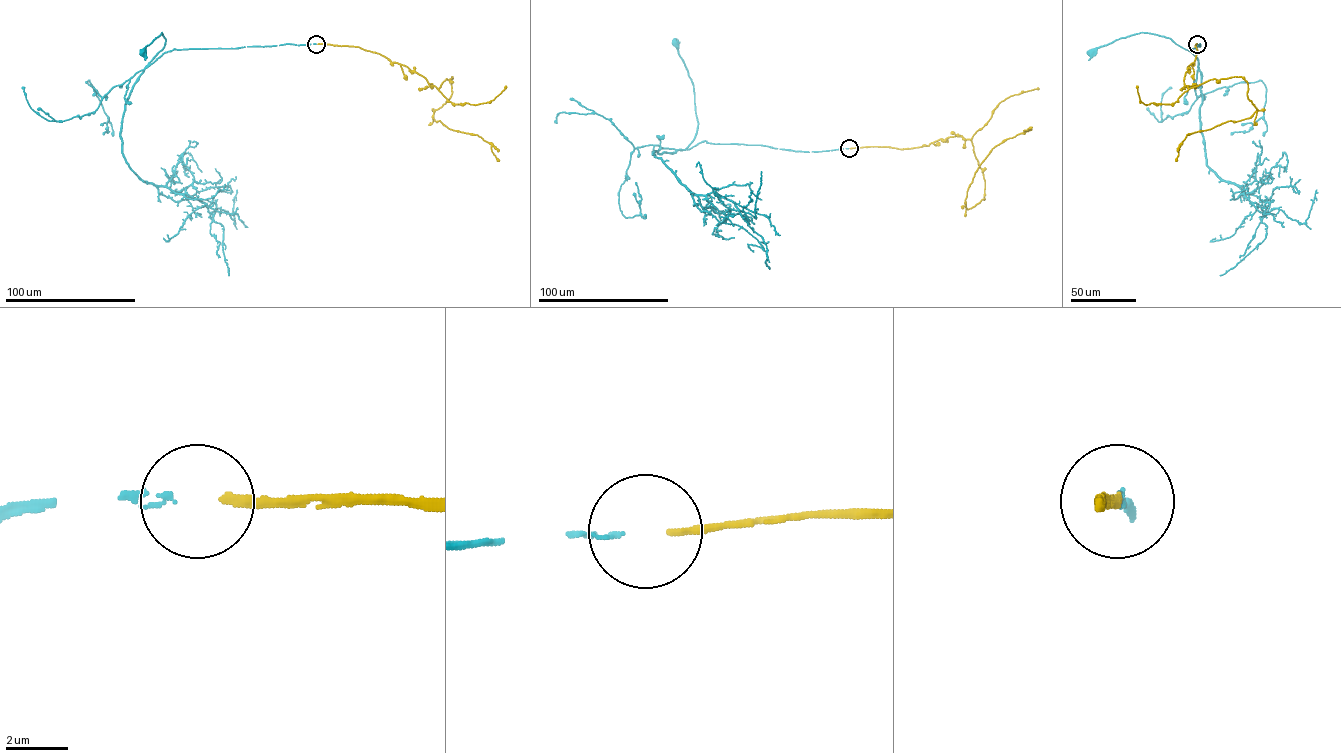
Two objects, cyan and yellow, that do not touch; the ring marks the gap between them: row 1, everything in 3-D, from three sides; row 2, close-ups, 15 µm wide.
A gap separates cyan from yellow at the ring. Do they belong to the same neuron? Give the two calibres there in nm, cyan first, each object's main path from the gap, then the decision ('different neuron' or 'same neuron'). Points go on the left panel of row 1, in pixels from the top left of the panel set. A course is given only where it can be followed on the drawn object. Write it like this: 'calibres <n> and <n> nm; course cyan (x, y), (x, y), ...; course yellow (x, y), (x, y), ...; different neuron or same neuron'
calibres 140 and 260 nm; course cyan (316, 44), (174, 49), (146, 67), (164, 46), (166, 39), (162, 32), (142, 52); course yellow (317, 44), (378, 53), (438, 88), (452, 77), (451, 97), (432, 118), (490, 142), (499, 161); same neuron

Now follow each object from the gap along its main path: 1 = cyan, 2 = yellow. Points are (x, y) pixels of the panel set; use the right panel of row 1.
1: (1197, 44), (1189, 50), (1198, 67), (1191, 52), (1147, 33), (1120, 38), (1092, 52)
2: (1197, 44), (1184, 84), (1188, 88), (1241, 77), (1257, 110), (1249, 118), (1187, 134), (1176, 161)

